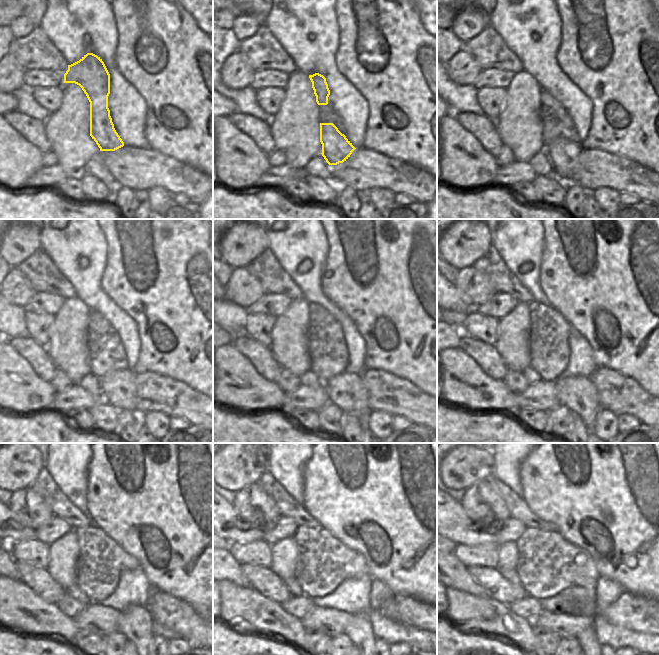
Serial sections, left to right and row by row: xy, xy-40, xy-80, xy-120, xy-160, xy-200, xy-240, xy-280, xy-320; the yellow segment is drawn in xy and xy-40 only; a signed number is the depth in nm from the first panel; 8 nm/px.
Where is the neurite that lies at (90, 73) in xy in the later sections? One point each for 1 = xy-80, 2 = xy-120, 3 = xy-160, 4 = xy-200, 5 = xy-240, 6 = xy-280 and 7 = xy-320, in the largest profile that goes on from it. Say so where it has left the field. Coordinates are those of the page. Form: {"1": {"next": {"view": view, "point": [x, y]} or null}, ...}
{"1": {"next": {"view": "xy-80", "point": [562, 153]}}, "2": {"next": {"view": "xy-120", "point": [117, 386]}}, "3": {"next": {"view": "xy-160", "point": [346, 390]}}, "4": {"next": {"view": "xy-200", "point": [578, 394]}}, "5": {"next": {"view": "xy-240", "point": [135, 622]}}, "6": {"next": {"view": "xy-280", "point": [359, 630]}}, "7": {"next": {"view": "xy-320", "point": [587, 639]}}}

